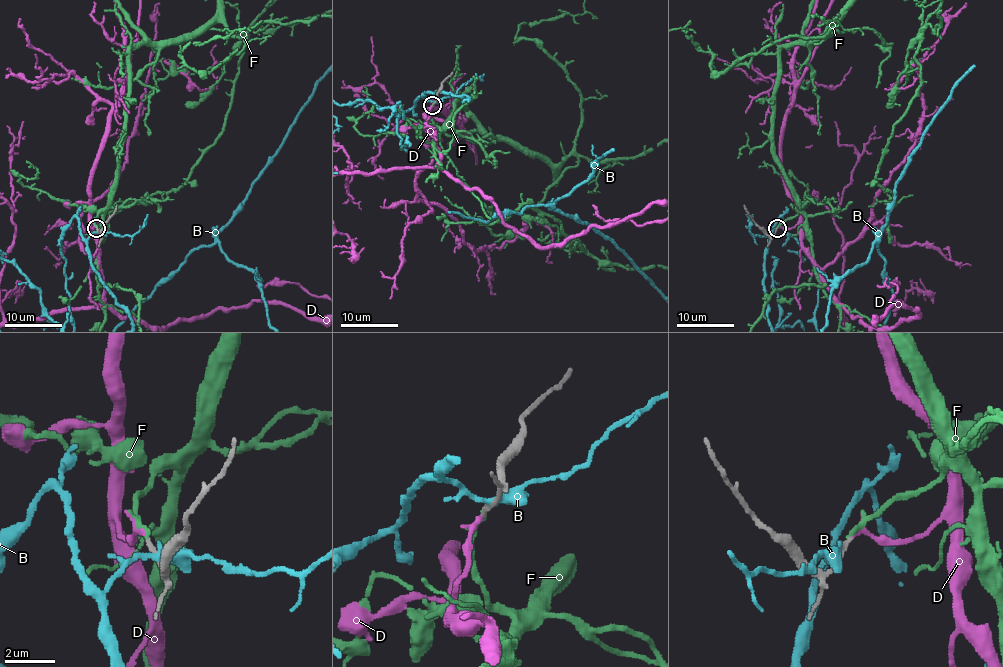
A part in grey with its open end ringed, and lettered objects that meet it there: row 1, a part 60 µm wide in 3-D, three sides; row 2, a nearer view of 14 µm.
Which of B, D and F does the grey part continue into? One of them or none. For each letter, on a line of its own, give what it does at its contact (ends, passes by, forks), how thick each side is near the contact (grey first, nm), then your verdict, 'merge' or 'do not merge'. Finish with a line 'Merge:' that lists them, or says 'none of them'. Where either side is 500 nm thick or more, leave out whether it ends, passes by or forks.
B: it passes by; calibres 240 and 340 nm; do not merge
D: it passes by; calibres 180 and 150 nm; merge
F: it ends; calibres 200 and 190 nm; do not merge
Merge: D

